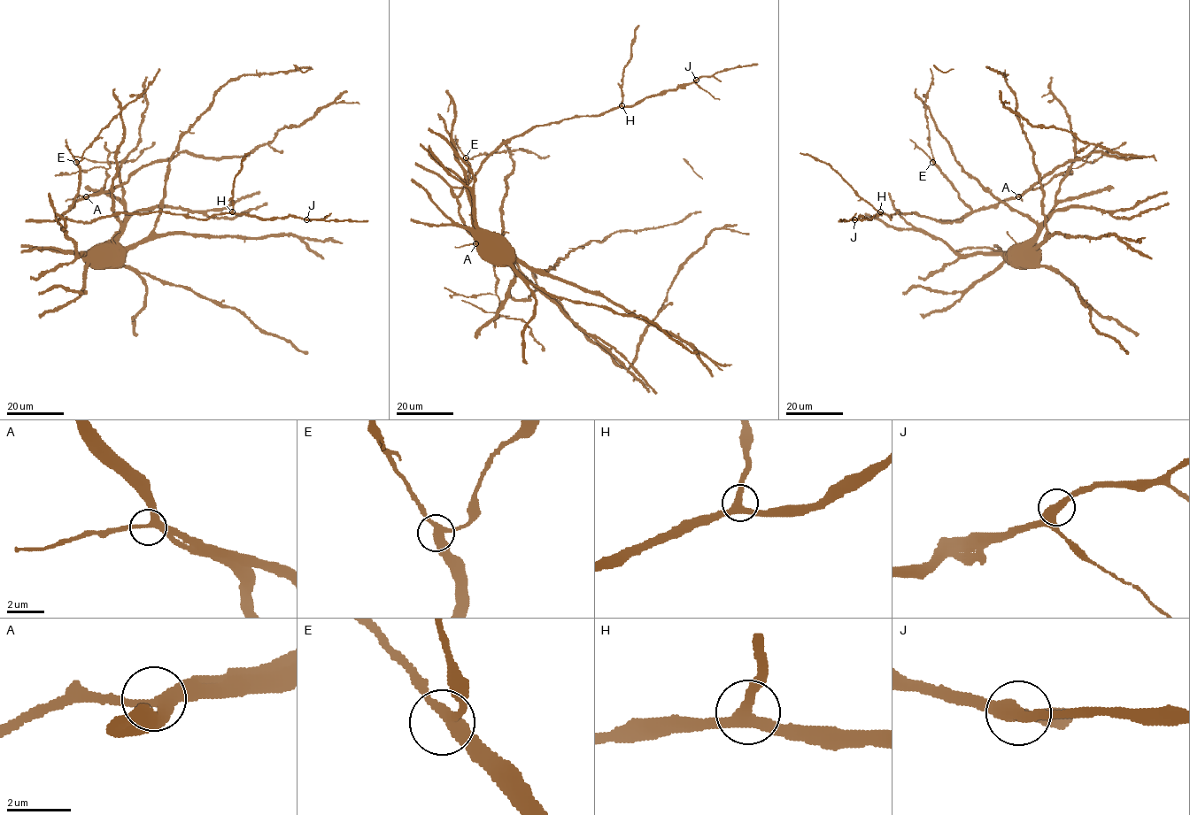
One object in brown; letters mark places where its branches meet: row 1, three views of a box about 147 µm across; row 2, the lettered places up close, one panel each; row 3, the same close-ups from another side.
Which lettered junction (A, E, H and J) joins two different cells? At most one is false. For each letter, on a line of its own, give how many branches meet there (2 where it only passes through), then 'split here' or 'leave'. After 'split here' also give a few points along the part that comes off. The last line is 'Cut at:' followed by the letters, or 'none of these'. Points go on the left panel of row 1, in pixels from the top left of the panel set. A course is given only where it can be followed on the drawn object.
A: 3 branches meet; leave
E: 3 branches meet; leave
H: 3 branches meet; leave
J: 3 branches meet; leave
Cut at: none of these

